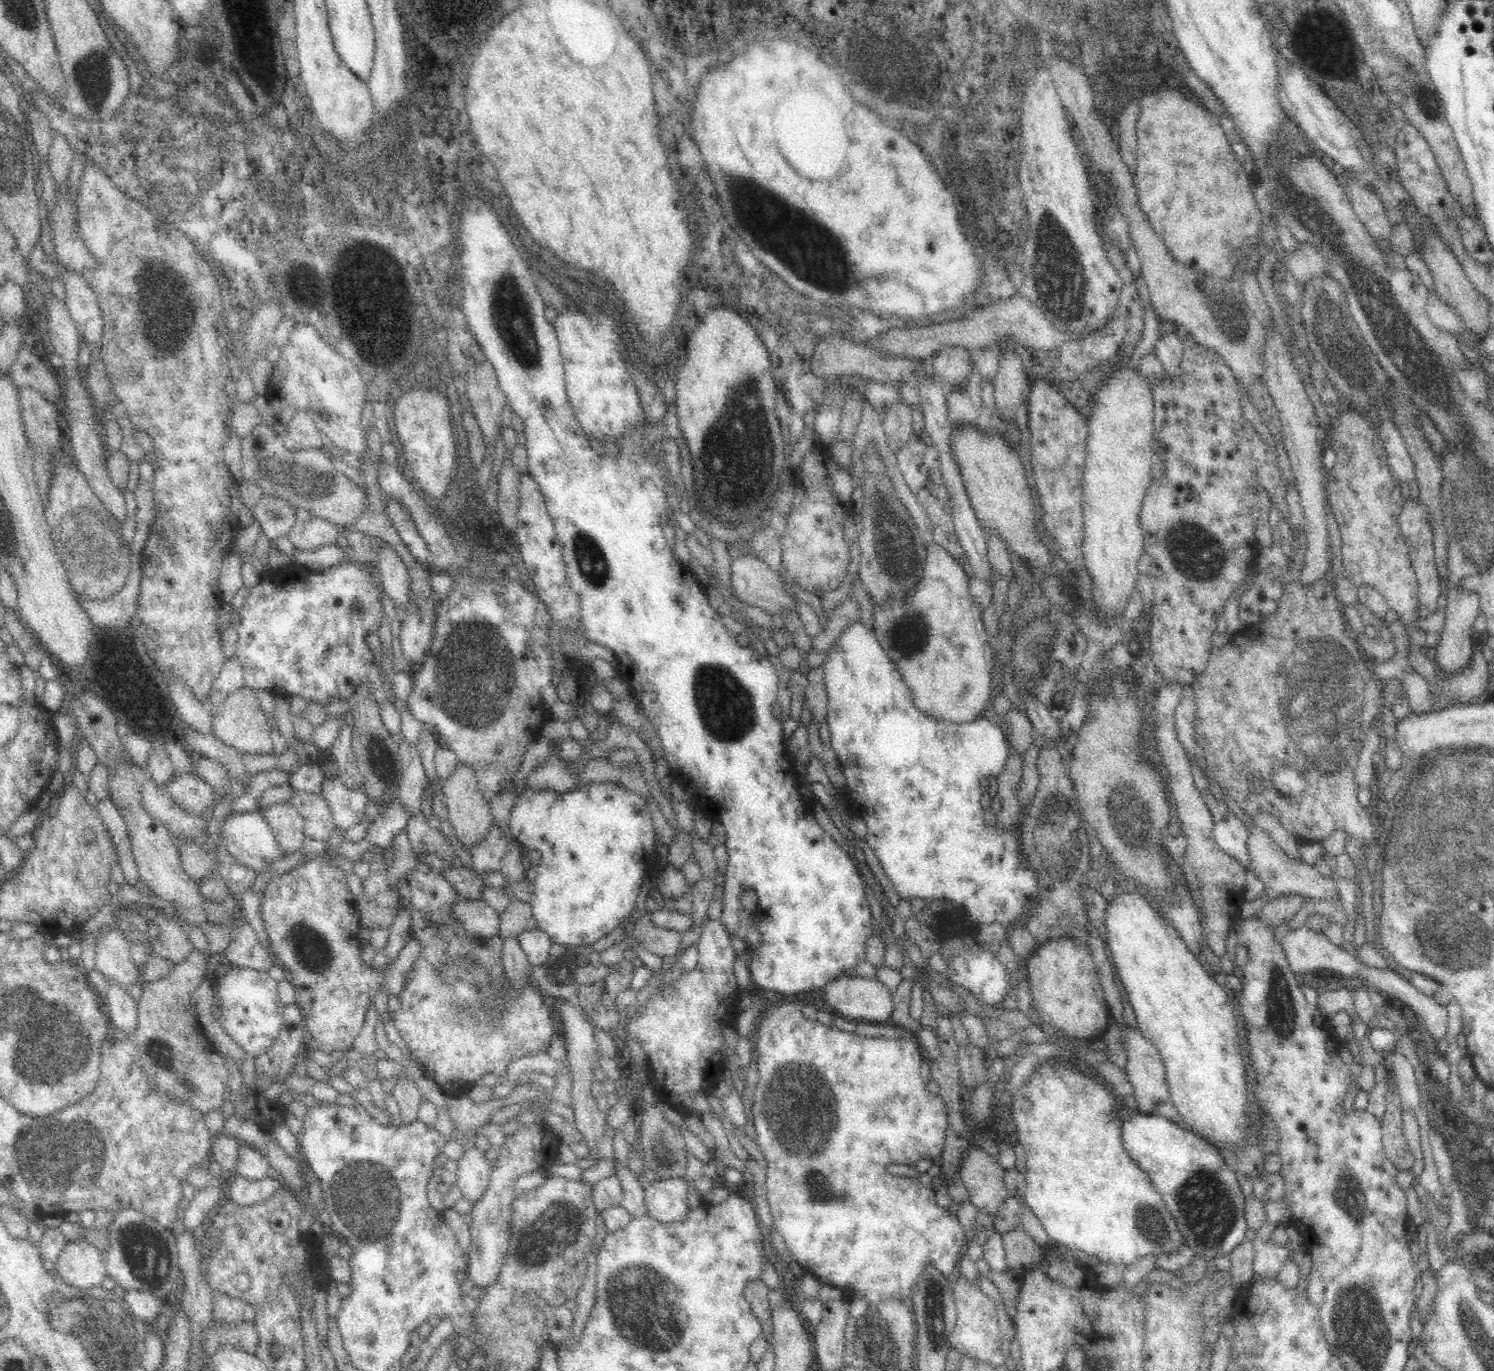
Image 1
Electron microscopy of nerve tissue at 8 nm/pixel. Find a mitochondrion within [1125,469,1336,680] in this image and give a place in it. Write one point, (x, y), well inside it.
(1199, 554)

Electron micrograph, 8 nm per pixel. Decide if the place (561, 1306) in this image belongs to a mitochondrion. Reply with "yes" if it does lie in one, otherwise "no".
no

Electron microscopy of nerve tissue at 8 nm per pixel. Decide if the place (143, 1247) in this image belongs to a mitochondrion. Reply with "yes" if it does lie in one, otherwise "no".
yes

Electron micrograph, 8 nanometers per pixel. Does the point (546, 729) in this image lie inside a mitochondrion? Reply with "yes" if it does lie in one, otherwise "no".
no

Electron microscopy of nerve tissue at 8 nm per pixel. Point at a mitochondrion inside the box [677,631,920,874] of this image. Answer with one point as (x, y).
(725, 708)

